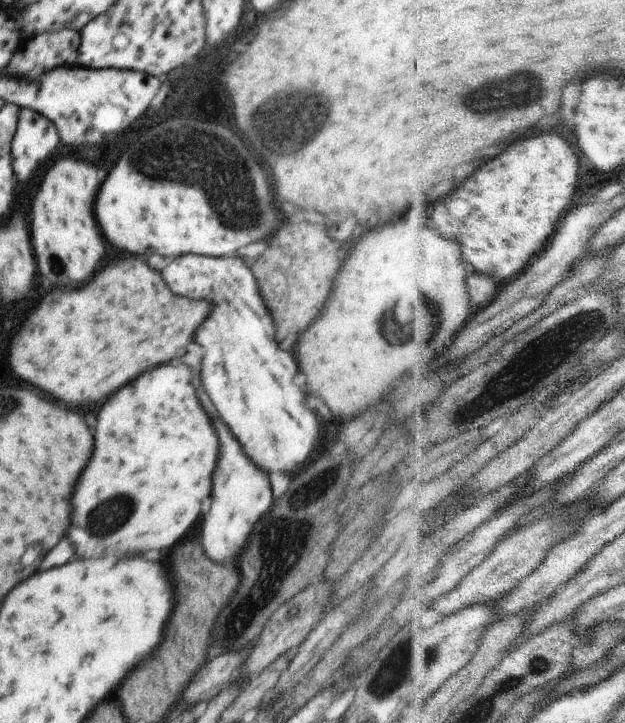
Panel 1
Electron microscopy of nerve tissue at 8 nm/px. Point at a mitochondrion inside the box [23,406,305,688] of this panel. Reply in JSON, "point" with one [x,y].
{"point":[105,519]}

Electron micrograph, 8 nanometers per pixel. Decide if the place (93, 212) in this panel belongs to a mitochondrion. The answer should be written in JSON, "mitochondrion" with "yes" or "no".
{"mitochondrion":"no"}

